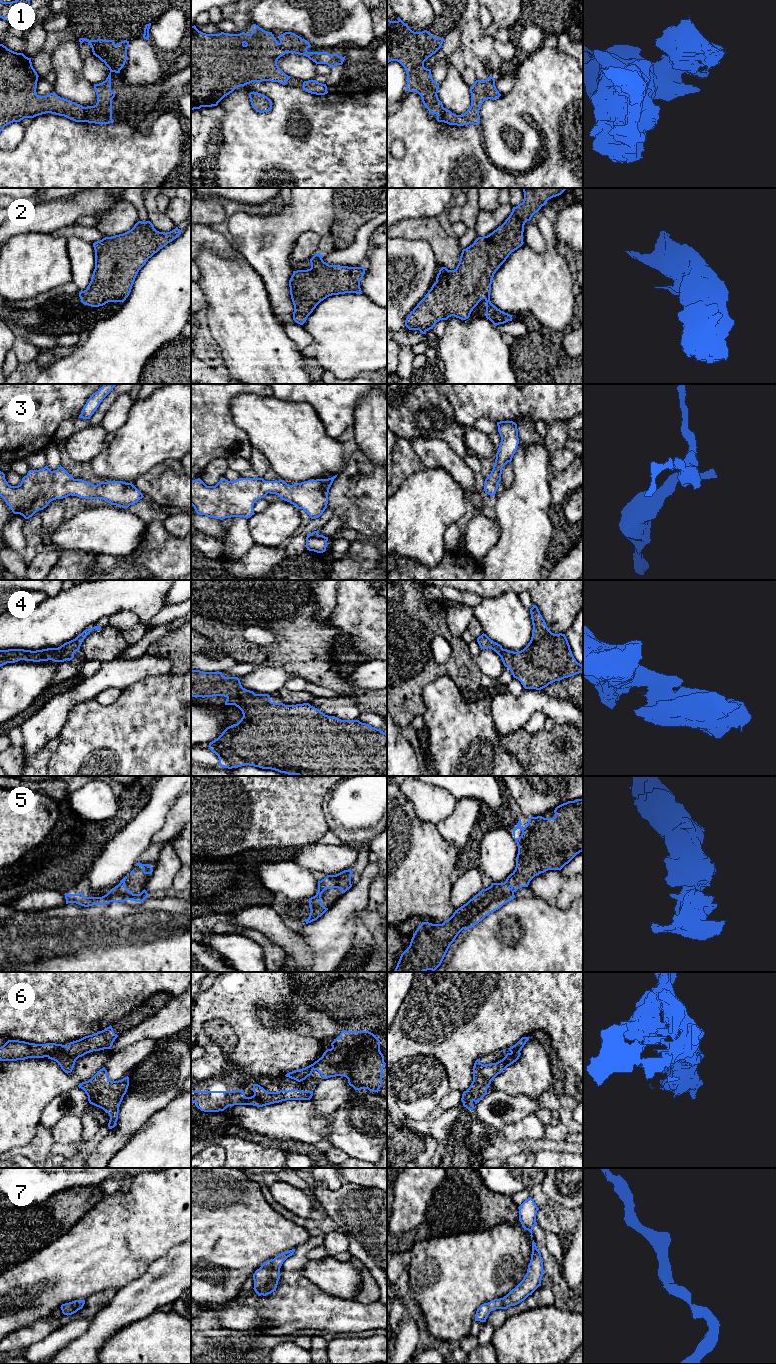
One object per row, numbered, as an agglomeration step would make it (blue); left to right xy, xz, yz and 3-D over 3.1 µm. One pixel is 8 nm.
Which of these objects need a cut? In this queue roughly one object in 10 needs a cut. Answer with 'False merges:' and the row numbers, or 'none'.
False merges: none

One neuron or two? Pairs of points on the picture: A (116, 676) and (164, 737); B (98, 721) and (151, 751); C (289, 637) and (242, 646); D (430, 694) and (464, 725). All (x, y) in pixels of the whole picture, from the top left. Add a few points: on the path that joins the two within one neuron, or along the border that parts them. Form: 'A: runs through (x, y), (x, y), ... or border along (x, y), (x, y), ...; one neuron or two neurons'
A: border along (146, 677), (122, 690); two neurons
B: runs through (111, 734), (122, 745), (135, 745), (138, 748); one neuron
C: runs through (277, 649), (274, 652), (254, 652); one neuron
D: runs through (438, 700), (456, 718); one neuron

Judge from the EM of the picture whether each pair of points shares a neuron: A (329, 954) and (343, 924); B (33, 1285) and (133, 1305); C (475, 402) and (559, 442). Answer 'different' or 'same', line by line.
A: same
B: different
C: different

